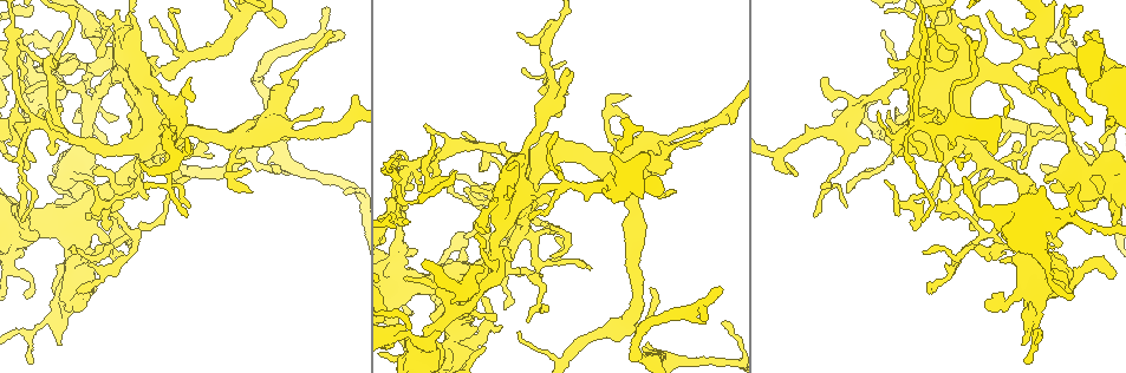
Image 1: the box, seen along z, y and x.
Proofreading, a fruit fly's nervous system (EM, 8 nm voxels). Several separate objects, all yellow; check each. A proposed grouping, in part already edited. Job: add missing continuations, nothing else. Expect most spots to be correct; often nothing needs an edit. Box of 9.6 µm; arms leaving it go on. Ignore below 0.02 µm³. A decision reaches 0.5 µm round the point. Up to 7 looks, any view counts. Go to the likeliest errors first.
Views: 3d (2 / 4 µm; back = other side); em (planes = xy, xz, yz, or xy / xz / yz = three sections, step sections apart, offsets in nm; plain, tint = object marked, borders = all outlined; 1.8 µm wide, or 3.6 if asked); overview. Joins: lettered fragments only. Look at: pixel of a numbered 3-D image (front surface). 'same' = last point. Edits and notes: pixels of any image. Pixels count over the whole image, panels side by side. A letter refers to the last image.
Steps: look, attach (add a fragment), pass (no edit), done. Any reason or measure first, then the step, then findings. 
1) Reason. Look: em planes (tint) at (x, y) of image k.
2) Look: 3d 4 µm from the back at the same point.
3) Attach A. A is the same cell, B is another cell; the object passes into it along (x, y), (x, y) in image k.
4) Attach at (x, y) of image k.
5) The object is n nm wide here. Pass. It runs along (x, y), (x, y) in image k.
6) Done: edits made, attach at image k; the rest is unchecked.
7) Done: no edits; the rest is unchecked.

Look: 3d 4 µm at (342, 37) of image 1.

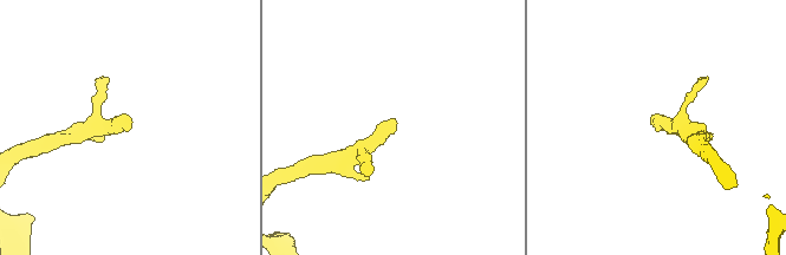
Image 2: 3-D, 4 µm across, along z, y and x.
Shape alone is not enough. Look: em planes (borders) at (652, 126) of image 2.

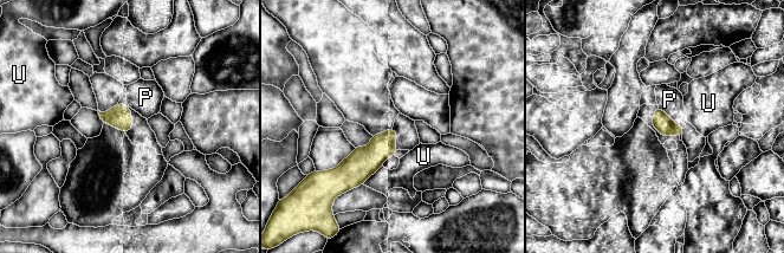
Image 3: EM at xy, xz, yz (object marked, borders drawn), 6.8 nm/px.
Attach P. P is the same cell, U is another cell; it goes on there.

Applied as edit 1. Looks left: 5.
Look: 3d 4 µm at (1100, 82) of image 1.

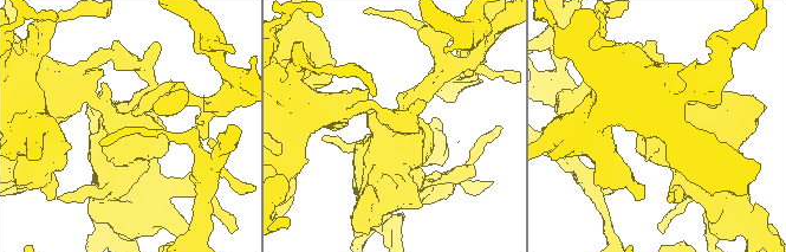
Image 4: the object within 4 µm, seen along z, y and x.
Look: em 3.6 µm planes (borders) at (138, 126) of image 4.

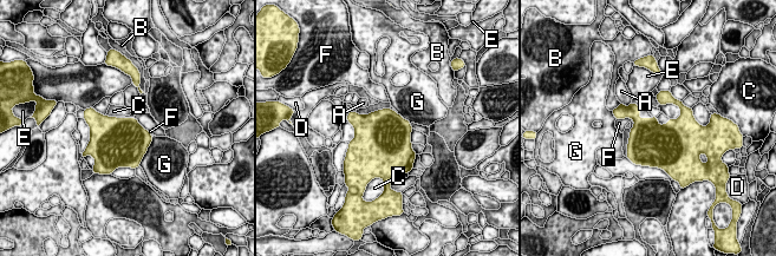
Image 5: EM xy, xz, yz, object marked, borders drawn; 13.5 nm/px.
Pass. A, B, C, D, E, F and G are other cells; a border runs along (411, 143), (411, 148), (417, 153) in image 5; no lettered fragment goes on from it.

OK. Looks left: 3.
Look: em xz step 8 (tint) at (485, 203) of image 1.

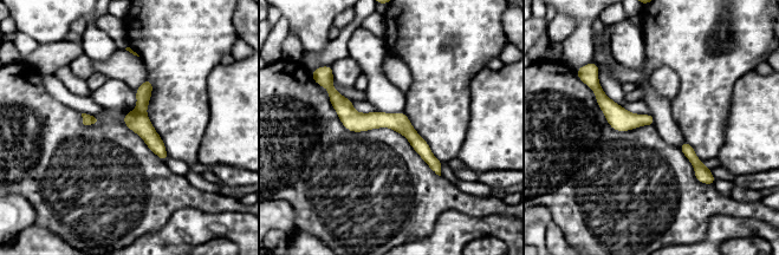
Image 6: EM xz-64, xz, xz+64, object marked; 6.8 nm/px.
Look: em planes (borders) at the same point.

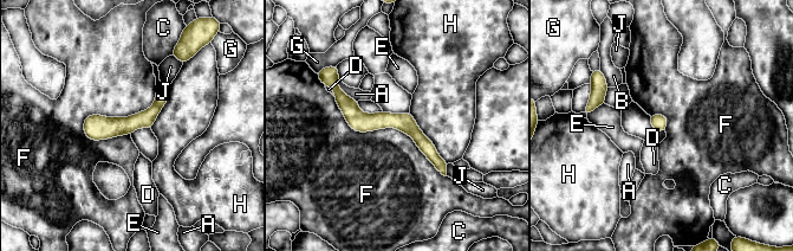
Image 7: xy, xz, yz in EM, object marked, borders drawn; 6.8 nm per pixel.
The object is 110 nm wide here. Pass. A, B, C, D, E, F, G, H and J are other cells; a border runs along (157, 89), (85, 136) in image 7; no lettered fragment goes on from it.

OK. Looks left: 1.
Done: edits made, attach at image 3; the rest is unchecked.

